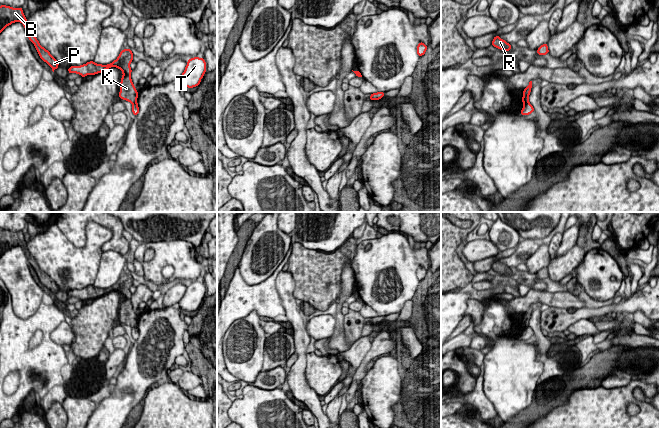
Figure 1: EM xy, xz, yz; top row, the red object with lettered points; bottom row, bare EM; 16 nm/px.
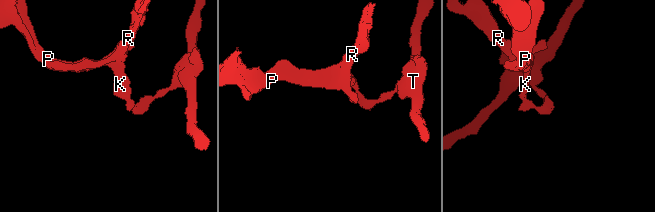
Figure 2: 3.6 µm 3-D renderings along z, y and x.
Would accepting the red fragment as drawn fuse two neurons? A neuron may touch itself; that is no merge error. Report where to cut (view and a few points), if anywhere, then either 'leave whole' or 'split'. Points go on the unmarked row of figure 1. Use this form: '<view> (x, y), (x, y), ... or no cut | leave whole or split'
xy (136, 325), (132, 328) | split

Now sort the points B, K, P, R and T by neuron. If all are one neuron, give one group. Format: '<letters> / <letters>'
B K P R / T

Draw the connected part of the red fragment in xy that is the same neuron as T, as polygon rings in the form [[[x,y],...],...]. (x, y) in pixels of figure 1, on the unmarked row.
[[[194,281],[189,283],[184,296],[179,301],[180,309],[188,312],[198,310],[206,297],[206,291],[204,282]]]

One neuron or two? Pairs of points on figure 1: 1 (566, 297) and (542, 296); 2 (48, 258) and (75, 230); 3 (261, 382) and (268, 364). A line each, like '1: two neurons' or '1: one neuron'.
1: one neuron
2: two neurons
3: two neurons

